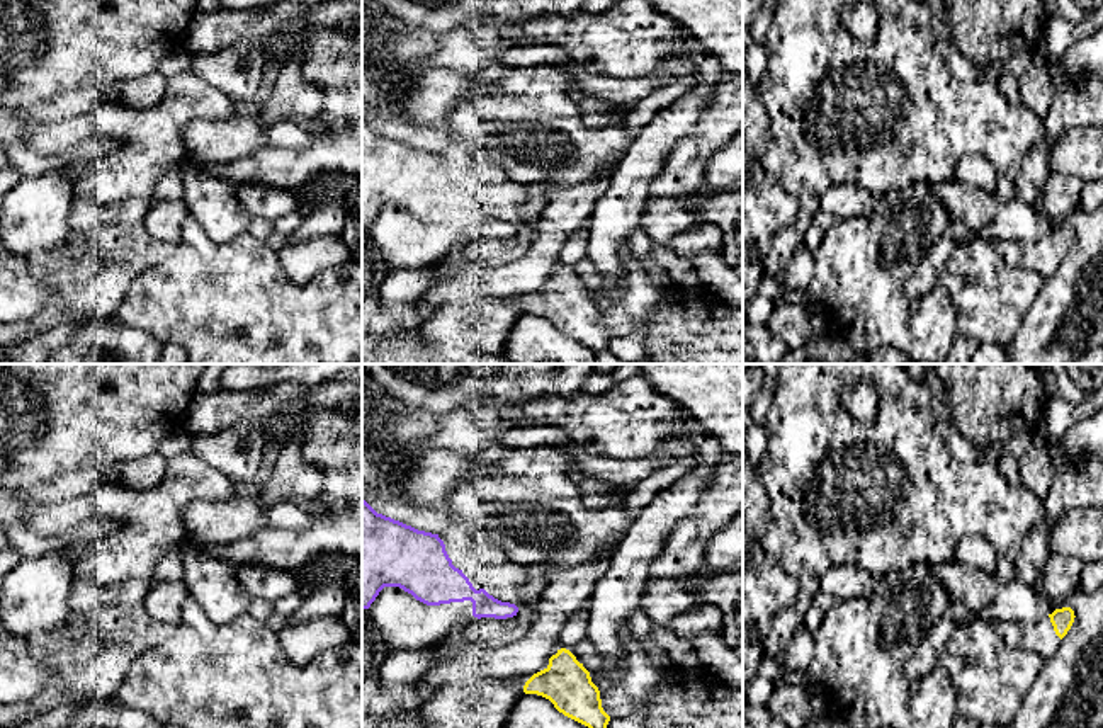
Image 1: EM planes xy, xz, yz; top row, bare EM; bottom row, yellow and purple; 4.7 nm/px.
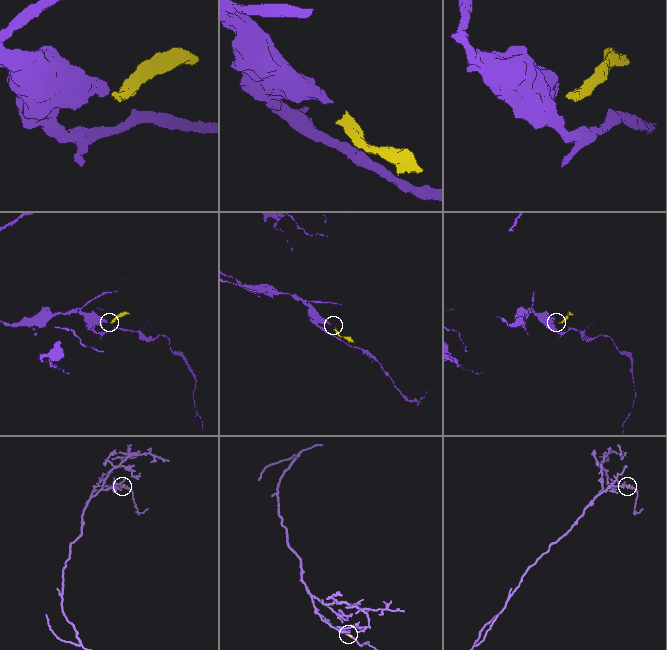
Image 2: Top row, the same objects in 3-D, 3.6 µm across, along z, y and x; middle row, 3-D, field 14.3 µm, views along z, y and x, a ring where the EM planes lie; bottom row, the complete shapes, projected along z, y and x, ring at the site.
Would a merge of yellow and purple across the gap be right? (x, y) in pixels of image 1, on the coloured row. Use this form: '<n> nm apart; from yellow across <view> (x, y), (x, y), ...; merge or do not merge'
260 nm apart; from yellow across xz (553, 655), (515, 614); do not merge

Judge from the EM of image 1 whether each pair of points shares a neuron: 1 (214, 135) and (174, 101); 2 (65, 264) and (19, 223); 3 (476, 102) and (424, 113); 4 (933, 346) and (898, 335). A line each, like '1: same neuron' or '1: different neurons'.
1: different neurons
2: different neurons
3: different neurons
4: different neurons

